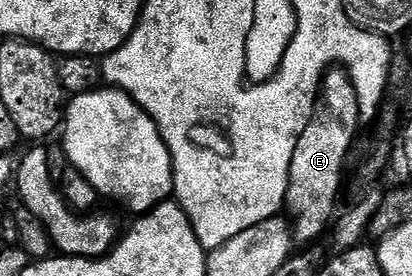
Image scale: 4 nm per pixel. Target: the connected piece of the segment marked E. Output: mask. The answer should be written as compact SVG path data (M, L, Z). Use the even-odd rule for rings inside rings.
M343 69L329 70L320 85L316 110L306 129L302 129L302 137L298 137L298 145L294 149L294 161L290 161L286 211L294 220L291 229L297 244L312 243L324 230L329 230L337 214L336 194L340 191L340 181L344 175L344 161L360 126L362 120L358 93L351 77Z

